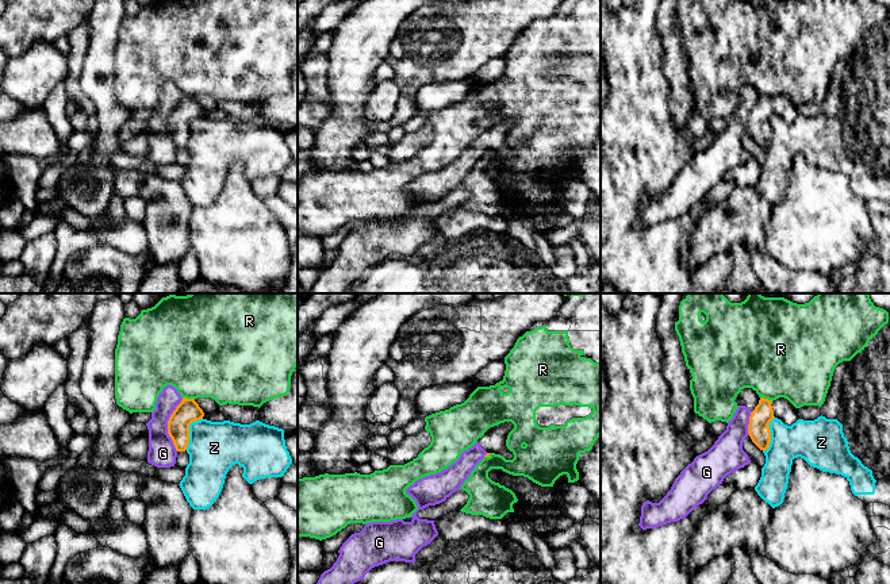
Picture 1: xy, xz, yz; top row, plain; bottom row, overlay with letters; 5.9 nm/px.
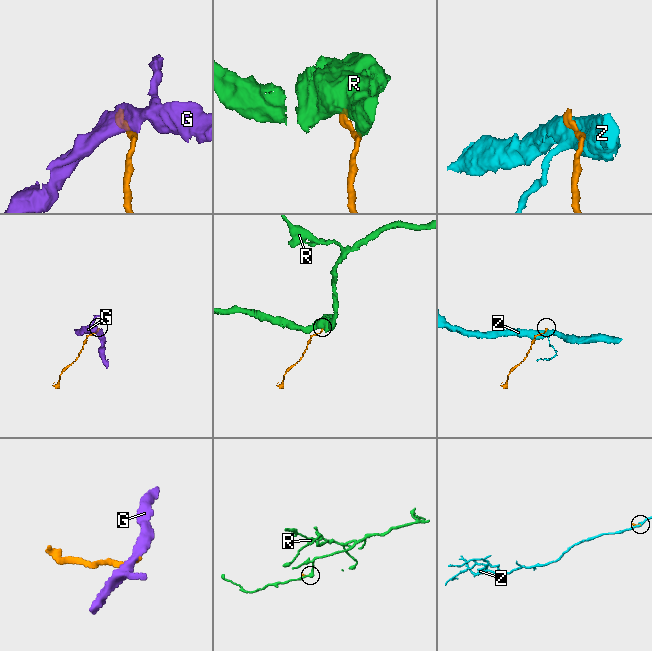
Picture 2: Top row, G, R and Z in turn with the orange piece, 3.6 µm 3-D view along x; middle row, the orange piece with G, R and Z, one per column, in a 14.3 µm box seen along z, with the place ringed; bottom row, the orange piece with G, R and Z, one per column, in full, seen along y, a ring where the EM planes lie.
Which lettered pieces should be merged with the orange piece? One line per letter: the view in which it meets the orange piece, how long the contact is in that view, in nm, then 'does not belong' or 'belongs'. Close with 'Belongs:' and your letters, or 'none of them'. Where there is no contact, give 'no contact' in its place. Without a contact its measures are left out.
G: contact in xy; length 320 nm; does not belong
R: contact in xy; length 70 nm; does not belong
Z: contact in xy; length 220 nm; does not belong
Belongs: none of them

